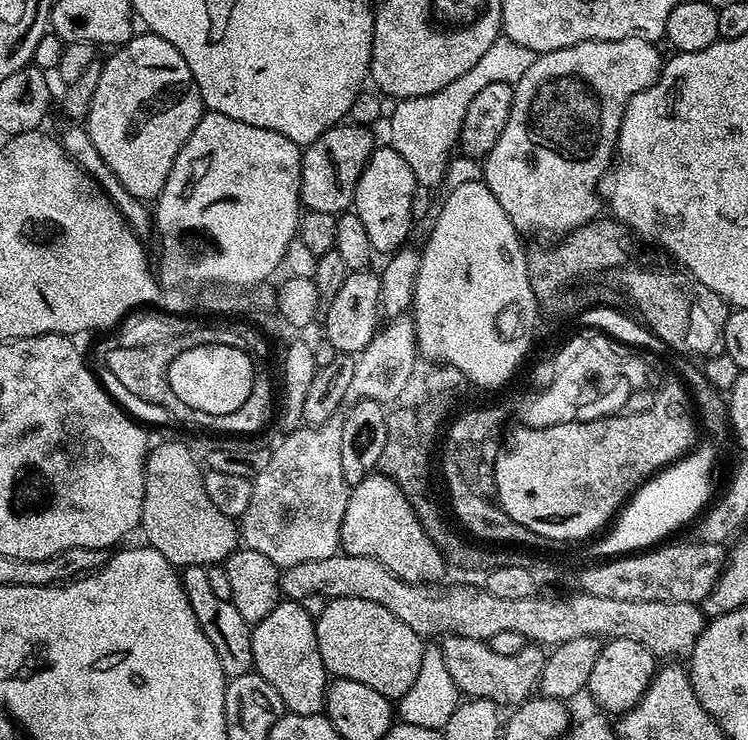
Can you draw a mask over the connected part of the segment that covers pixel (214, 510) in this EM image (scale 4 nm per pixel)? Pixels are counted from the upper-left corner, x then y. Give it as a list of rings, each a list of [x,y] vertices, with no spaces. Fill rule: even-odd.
[[[176,440],[157,448],[155,445],[144,461],[144,497],[138,528],[148,539],[147,547],[158,550],[162,558],[180,570],[223,565],[241,543],[237,521],[210,502],[198,460],[197,464],[191,450]]]

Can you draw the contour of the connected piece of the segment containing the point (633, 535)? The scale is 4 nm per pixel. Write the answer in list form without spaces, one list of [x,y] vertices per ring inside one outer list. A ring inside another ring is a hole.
[[[704,438],[687,455],[649,477],[616,514],[608,534],[596,546],[600,555],[597,557],[614,558],[655,547],[692,518],[697,519],[711,501],[712,474],[718,456],[720,449]]]

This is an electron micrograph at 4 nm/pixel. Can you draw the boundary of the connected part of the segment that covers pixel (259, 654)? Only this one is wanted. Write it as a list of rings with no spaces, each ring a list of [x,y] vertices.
[[[281,599],[280,603],[254,625],[252,630],[255,672],[282,698],[285,709],[293,716],[318,716],[325,711],[330,674],[324,668],[322,654],[318,650],[316,622],[306,614],[302,606],[294,600]]]

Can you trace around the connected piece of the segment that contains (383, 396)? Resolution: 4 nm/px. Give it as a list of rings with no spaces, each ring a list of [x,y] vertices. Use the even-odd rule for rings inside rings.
[[[406,316],[393,317],[380,329],[363,351],[354,359],[354,371],[351,375],[353,386],[364,384],[361,399],[378,401],[383,404],[395,403],[402,392],[403,381],[410,381],[418,361],[415,324]],[[388,323],[388,324],[387,324]],[[387,324],[387,325],[386,325]]]

